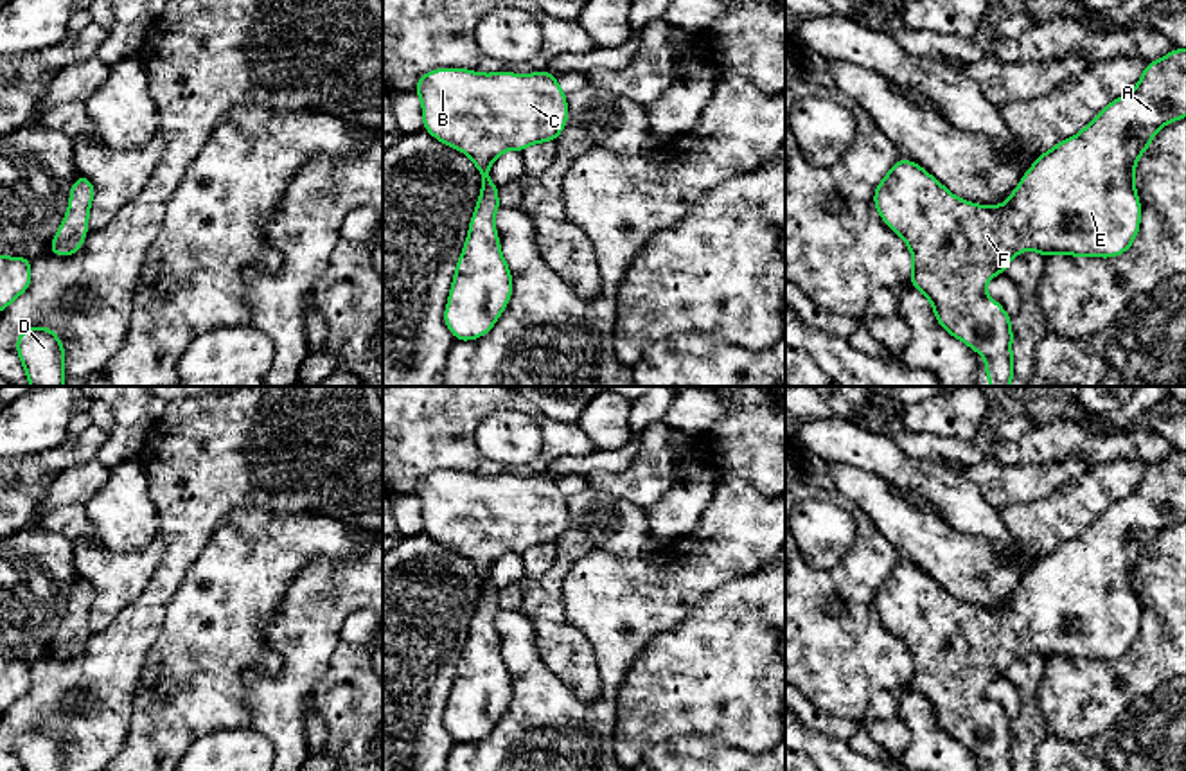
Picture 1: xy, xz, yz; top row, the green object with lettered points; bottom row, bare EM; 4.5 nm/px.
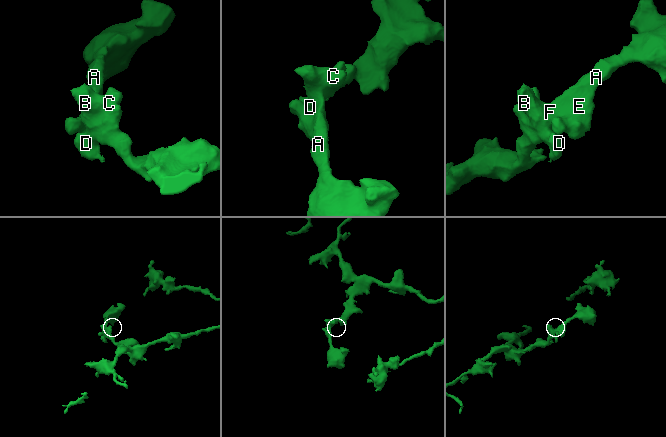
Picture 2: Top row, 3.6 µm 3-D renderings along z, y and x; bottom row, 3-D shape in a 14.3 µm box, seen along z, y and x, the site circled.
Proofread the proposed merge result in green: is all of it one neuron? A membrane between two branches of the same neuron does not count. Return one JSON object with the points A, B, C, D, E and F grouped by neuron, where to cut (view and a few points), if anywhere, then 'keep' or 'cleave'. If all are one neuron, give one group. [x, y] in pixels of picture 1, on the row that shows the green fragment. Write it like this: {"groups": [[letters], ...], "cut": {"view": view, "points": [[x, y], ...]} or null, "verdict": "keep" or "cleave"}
{"groups": [["A", "B", "C", "D", "E", "F"]], "cut": null, "verdict": "keep"}

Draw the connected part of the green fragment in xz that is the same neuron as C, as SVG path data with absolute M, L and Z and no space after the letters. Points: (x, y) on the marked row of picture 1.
M435 68L424 74L415 93L422 101L424 129L438 142L465 153L482 174L482 194L456 262L444 323L458 341L487 334L512 297L512 273L501 255L494 216L501 207L498 185L489 180L491 164L509 149L523 151L537 142L555 142L566 128L568 104L557 77L546 70L528 75L514 72L478 74L465 68Z

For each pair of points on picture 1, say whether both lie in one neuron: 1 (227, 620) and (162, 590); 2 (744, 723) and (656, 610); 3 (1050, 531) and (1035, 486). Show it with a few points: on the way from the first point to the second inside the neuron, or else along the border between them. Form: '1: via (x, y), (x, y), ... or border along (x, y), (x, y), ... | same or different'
1: border along (196, 558), (168, 604), (160, 633) | different
2: border along (699, 599), (681, 620), (656, 633), (637, 655) | different
3: border along (1077, 478), (1041, 498), (1016, 502), (1000, 511) | different

